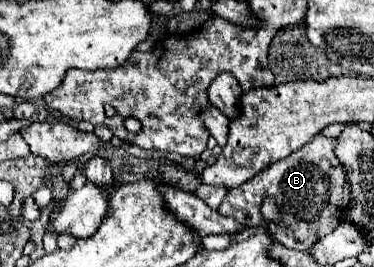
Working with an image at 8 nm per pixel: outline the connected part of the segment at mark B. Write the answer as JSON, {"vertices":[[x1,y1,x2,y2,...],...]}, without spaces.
{"vertices":[[316,135,310,143,290,153,286,159,268,165,240,187,230,189,224,201,220,203,218,213,236,219,244,227,256,227,262,223,260,215,262,199,274,197,282,213,282,221,278,225,270,225,270,233,284,247,304,251,312,249,312,245,318,239,332,233,340,225,344,207,342,183,344,183,344,169,334,155,334,139]]}

